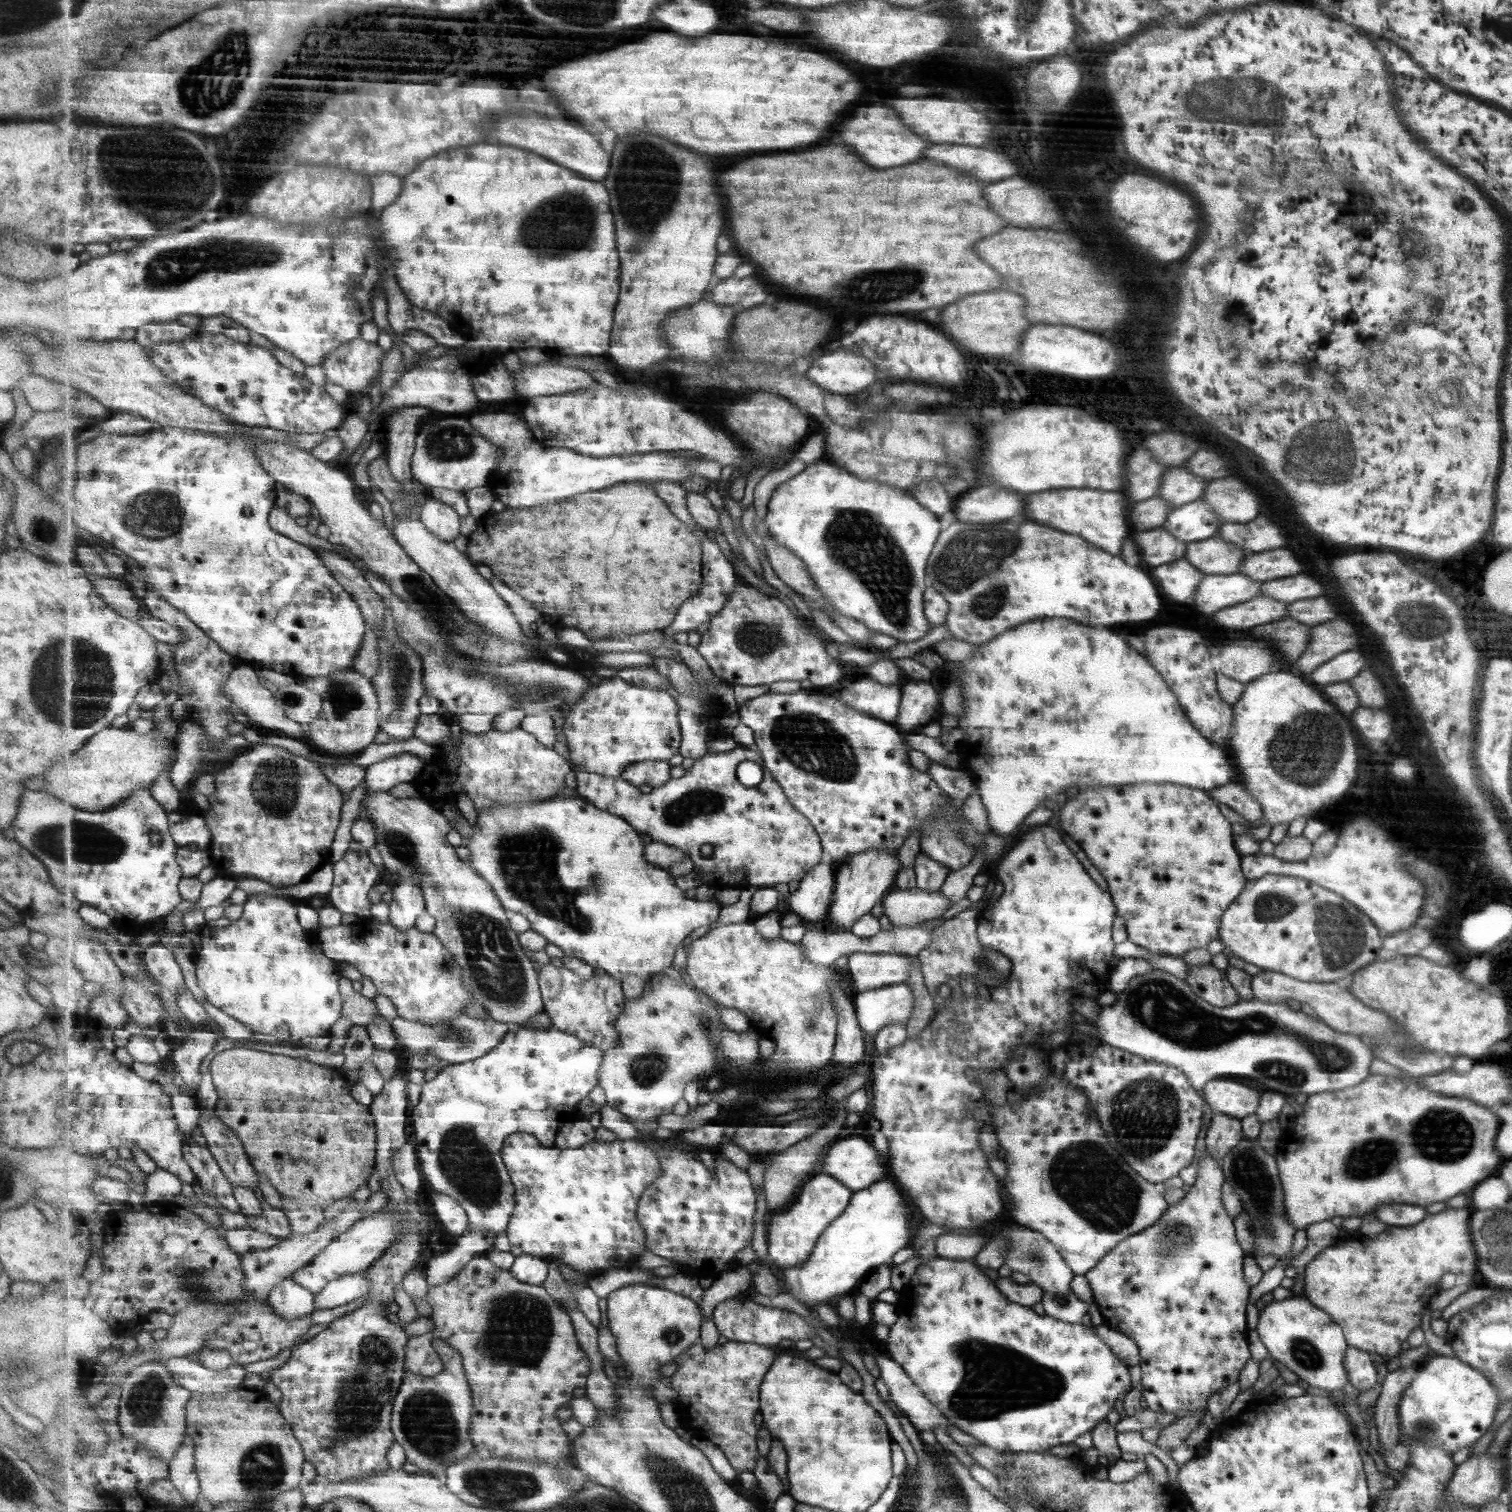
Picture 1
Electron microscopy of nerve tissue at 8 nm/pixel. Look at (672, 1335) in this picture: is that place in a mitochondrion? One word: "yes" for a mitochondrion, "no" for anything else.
yes

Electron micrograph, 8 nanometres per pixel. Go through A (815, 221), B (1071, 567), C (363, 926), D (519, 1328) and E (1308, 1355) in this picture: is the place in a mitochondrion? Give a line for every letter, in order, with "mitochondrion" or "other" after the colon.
A: other
B: other
C: other
D: mitochondrion
E: mitochondrion

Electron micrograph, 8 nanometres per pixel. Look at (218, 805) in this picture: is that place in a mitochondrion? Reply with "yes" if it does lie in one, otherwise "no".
no

